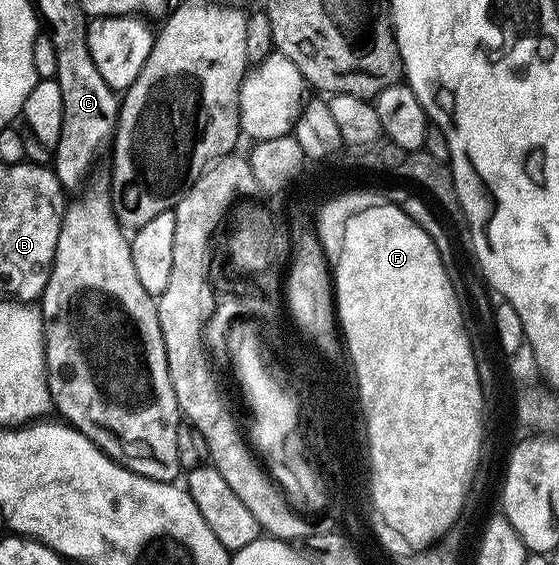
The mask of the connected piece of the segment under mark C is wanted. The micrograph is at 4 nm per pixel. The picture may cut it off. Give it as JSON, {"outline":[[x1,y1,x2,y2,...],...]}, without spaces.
{"outline":[[57,38,53,44,61,46,57,49,57,74,54,80,61,86,63,102,63,125,59,143,53,148,53,171,59,185,64,190,71,190,82,186,95,155,102,150,107,139,110,141,116,135,121,100,116,89,110,88,105,78,101,78,101,70,97,70,93,54,89,54,89,50,75,48,75,38]]}

